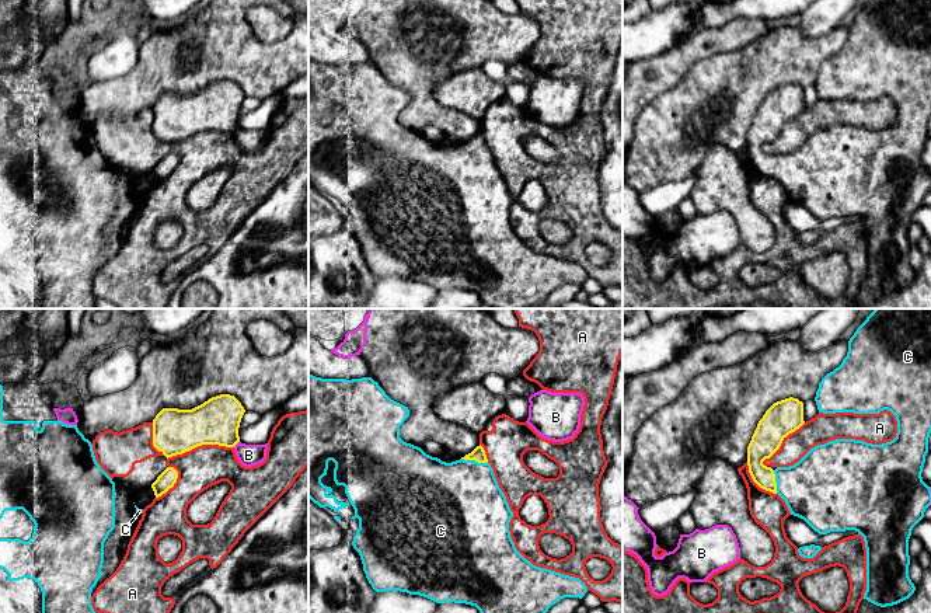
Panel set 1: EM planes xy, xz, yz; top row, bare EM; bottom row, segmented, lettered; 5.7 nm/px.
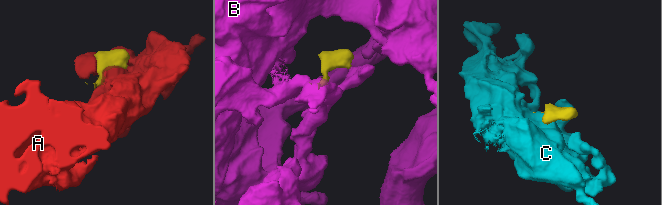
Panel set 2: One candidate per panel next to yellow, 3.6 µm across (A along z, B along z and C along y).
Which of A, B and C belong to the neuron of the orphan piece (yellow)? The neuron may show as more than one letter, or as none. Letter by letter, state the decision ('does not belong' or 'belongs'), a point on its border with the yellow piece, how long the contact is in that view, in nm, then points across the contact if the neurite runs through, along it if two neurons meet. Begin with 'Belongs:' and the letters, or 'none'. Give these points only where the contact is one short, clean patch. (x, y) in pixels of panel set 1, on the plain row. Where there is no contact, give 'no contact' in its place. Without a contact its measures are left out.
Belongs: C
A: does not belong; meets yellow in xy at (199, 131); contact 380 nm long
B: does not belong; meets yellow in xy at (236, 129); contact 60 nm long; border along xy (239, 126), (233, 133)
C: belongs; meets yellow in xz at (474, 145); contact 160 nm long

